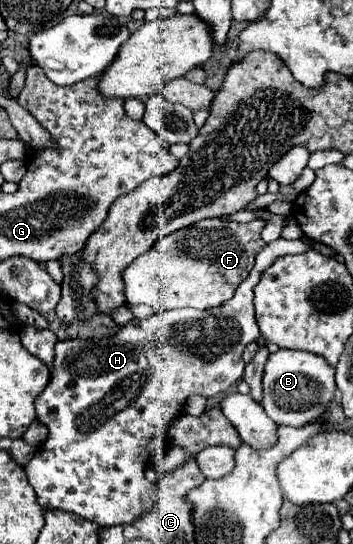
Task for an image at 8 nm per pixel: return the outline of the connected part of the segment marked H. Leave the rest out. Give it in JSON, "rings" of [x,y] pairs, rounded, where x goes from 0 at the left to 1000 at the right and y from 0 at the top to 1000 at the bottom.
{"rings":[[[785,439],[773,447],[762,447],[734,469],[725,472],[725,483],[717,491],[717,498],[700,506],[700,513],[671,528],[666,542],[620,561],[620,564],[603,564],[603,568],[581,568],[581,572],[558,572],[558,568],[496,568],[496,572],[456,572],[445,579],[433,579],[428,586],[394,586],[382,594],[365,594],[365,597],[348,597],[343,608],[309,623],[246,623],[246,627],[229,627],[229,623],[201,623],[201,627],[167,627],[156,634],[156,664],[150,664],[150,693],[139,700],[139,708],[127,711],[127,719],[99,733],[99,752],[105,752],[105,770],[139,789],[139,803],[133,811],[110,822],[110,829],[93,836],[93,844],[71,855],[71,869],[76,869],[76,881],[88,888],[88,895],[99,899],[99,910],[105,910],[105,925],[122,932],[122,936],[173,936],[173,939],[195,939],[195,943],[212,943],[212,947],[229,947],[286,969],[320,969],[320,965],[348,965],[348,961],[377,961],[416,932],[428,932],[433,917],[439,917],[439,899],[433,892],[411,881],[405,866],[411,866],[411,855],[422,847],[422,840],[433,836],[433,829],[456,818],[456,811],[473,803],[473,789],[484,781],[484,774],[518,756],[518,744],[524,744],[524,733],[535,726],[586,726],[586,730],[603,730],[615,722],[637,722],[660,704],[671,704],[683,693],[688,693],[688,678],[694,678],[694,667],[683,660],[688,653],[688,642],[700,631],[711,627],[728,627],[739,619],[734,612],[734,601],[728,601],[728,590],[722,590],[722,572],[717,572],[717,528],[734,520],[734,509],[742,507],[745,498],[771,487],[773,480],[790,469],[819,469],[819,465],[853,465],[864,461],[870,450],[858,443],[813,443],[813,439]]]}

